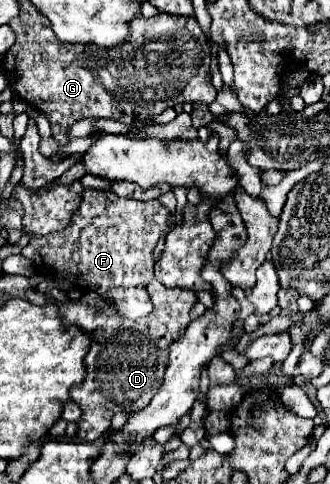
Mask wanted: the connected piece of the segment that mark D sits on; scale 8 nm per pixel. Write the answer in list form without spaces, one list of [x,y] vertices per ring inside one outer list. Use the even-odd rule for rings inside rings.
[[[154,278],[146,286],[146,292],[150,294],[154,310],[150,316],[136,322],[116,316],[96,292],[84,292],[76,302],[58,302],[66,324],[78,324],[94,336],[90,352],[86,354],[86,380],[72,388],[72,400],[84,410],[82,420],[78,422],[78,436],[86,442],[104,438],[114,414],[134,414],[148,406],[162,386],[170,342],[182,336],[184,328],[190,324],[190,308],[196,302],[196,294],[192,290],[170,290]],[[96,308],[104,308],[104,312],[98,314]]]

